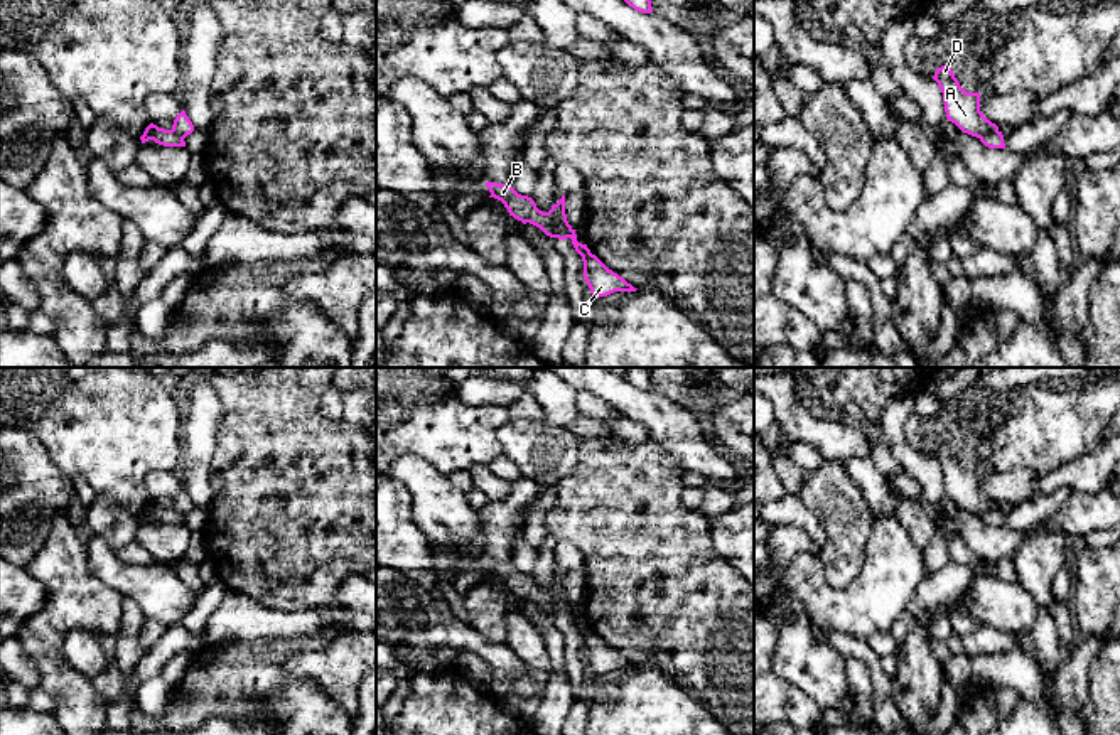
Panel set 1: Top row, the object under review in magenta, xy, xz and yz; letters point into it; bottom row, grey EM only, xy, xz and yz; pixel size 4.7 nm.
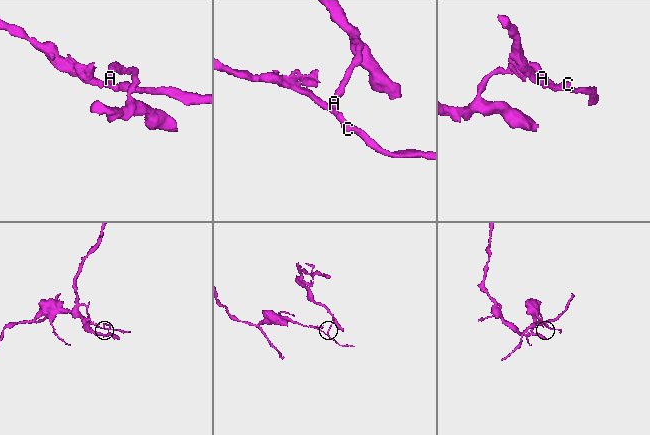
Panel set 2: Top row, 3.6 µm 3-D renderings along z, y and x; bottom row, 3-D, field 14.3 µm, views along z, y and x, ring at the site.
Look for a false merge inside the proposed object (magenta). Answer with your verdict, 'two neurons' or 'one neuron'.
two neurons

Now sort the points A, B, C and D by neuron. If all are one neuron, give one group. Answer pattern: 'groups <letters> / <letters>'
groups A D / B C

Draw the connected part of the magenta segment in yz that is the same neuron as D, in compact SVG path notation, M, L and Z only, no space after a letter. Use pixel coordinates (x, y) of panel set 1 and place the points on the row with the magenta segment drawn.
M951 66L938 67L933 79L943 93L948 121L977 138L999 131L999 126L980 111L980 93L967 93L955 78Z

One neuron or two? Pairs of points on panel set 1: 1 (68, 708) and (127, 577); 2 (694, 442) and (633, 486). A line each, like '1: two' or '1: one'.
1: two
2: two

